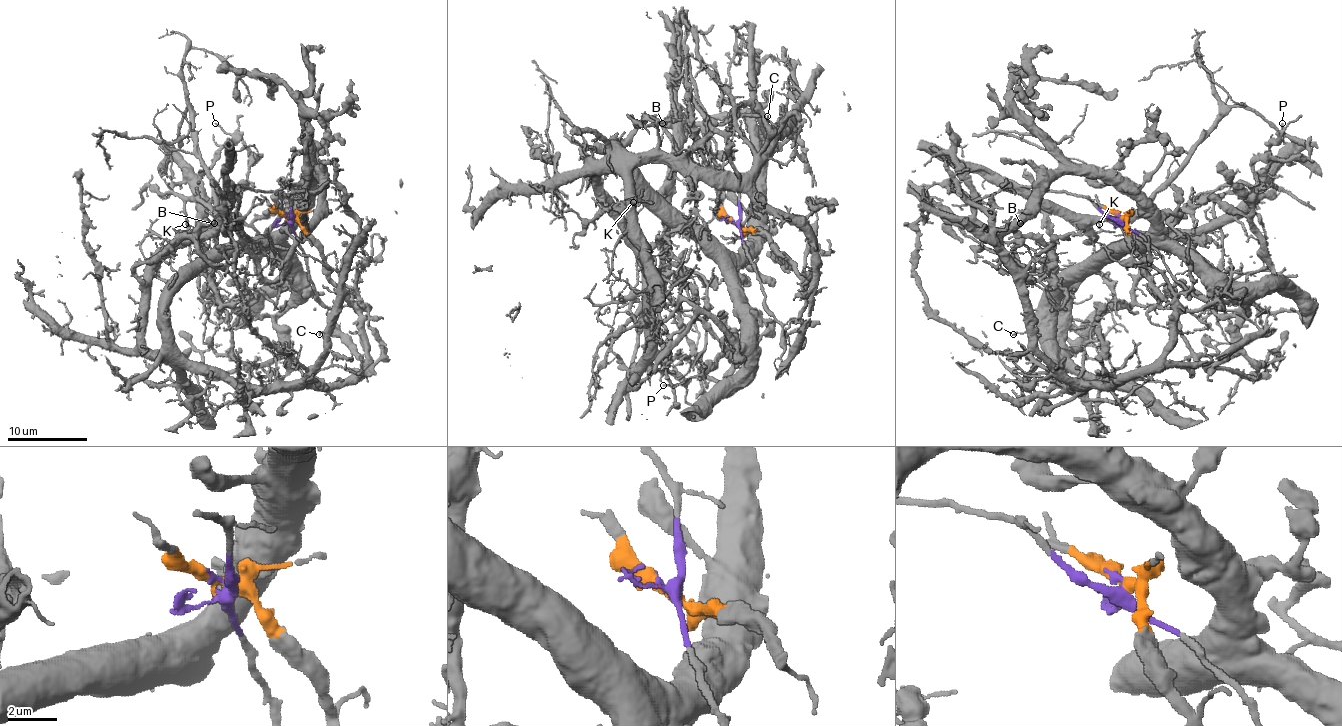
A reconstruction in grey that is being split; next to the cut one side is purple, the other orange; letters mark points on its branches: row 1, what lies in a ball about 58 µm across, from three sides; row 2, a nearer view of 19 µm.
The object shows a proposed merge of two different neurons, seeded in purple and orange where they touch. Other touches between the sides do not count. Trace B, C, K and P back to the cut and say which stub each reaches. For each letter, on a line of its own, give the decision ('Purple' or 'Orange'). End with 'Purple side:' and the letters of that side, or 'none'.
B: Orange
C: Orange
K: Purple
P: Orange
Purple side: K

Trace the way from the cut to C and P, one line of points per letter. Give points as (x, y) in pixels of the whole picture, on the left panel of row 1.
C: (289, 218), (354, 305), (366, 365), (352, 379), (307, 385), (323, 353), (319, 335)
P: (289, 218), (354, 305), (352, 379), (237, 385), (146, 347), (146, 279), (195, 228), (231, 138), (215, 122)

